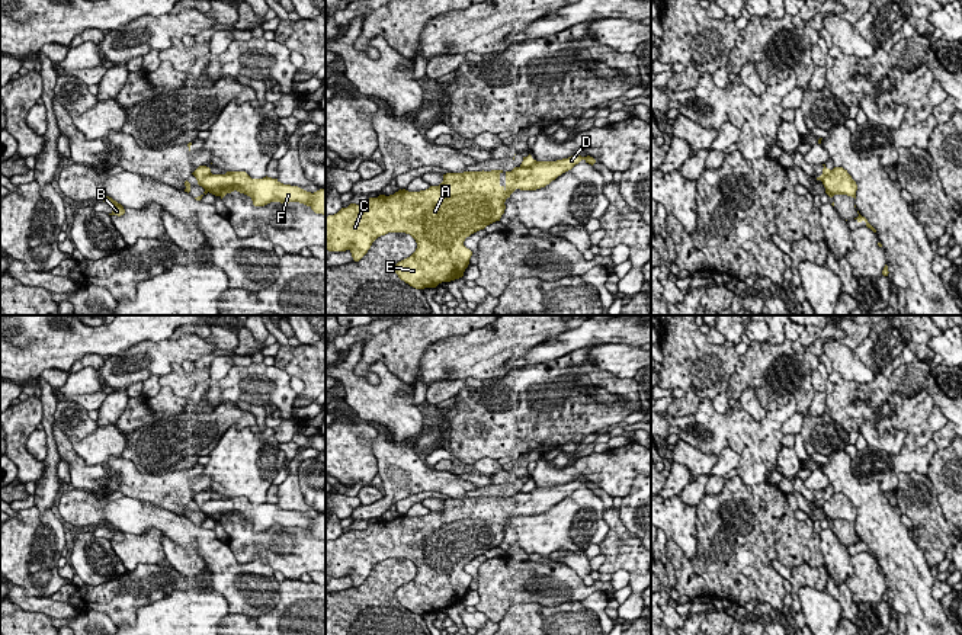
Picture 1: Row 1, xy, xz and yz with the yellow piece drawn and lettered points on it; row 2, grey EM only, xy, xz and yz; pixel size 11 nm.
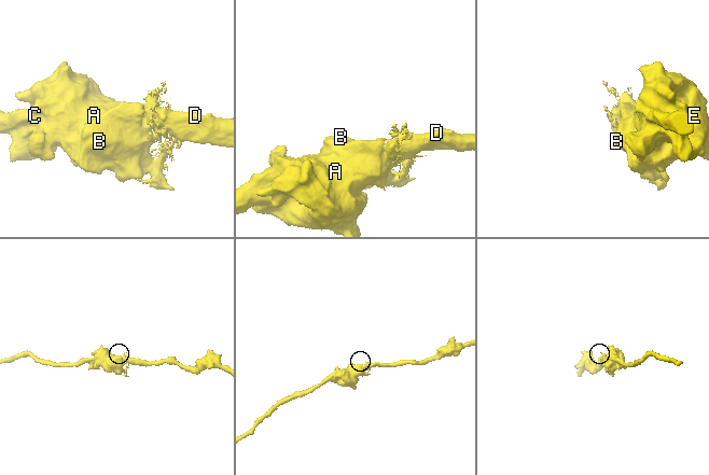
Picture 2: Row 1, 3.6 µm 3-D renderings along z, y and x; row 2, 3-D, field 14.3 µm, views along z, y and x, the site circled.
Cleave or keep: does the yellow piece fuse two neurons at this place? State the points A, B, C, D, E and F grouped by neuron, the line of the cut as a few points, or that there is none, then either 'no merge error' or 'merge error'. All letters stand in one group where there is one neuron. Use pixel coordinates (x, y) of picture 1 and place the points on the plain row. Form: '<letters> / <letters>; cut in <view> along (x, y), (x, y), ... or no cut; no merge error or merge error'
A B C D E F; no cut; no merge error

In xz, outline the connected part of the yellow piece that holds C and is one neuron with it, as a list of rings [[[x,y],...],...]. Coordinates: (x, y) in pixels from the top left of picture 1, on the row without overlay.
[[[529,480],[519,493],[506,497],[506,510],[500,510],[503,496],[446,498],[439,511],[426,516],[408,517],[400,514],[394,520],[369,523],[365,530],[350,529],[337,539],[326,542],[326,575],[352,578],[359,587],[372,568],[388,558],[410,559],[416,568],[416,577],[395,590],[395,599],[401,606],[416,615],[436,613],[442,607],[450,607],[464,602],[472,577],[464,571],[471,559],[500,546],[506,535],[506,525],[516,516],[536,516],[545,513],[562,498],[571,496],[584,485],[594,490],[590,481],[571,481],[557,487],[536,487]]]

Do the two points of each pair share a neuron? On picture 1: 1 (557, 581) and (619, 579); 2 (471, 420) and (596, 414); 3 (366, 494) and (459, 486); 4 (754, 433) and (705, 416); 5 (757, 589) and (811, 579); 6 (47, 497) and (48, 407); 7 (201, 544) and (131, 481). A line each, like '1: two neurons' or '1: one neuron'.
1: two neurons
2: one neuron
3: two neurons
4: one neuron
5: two neurons
6: one neuron
7: two neurons

